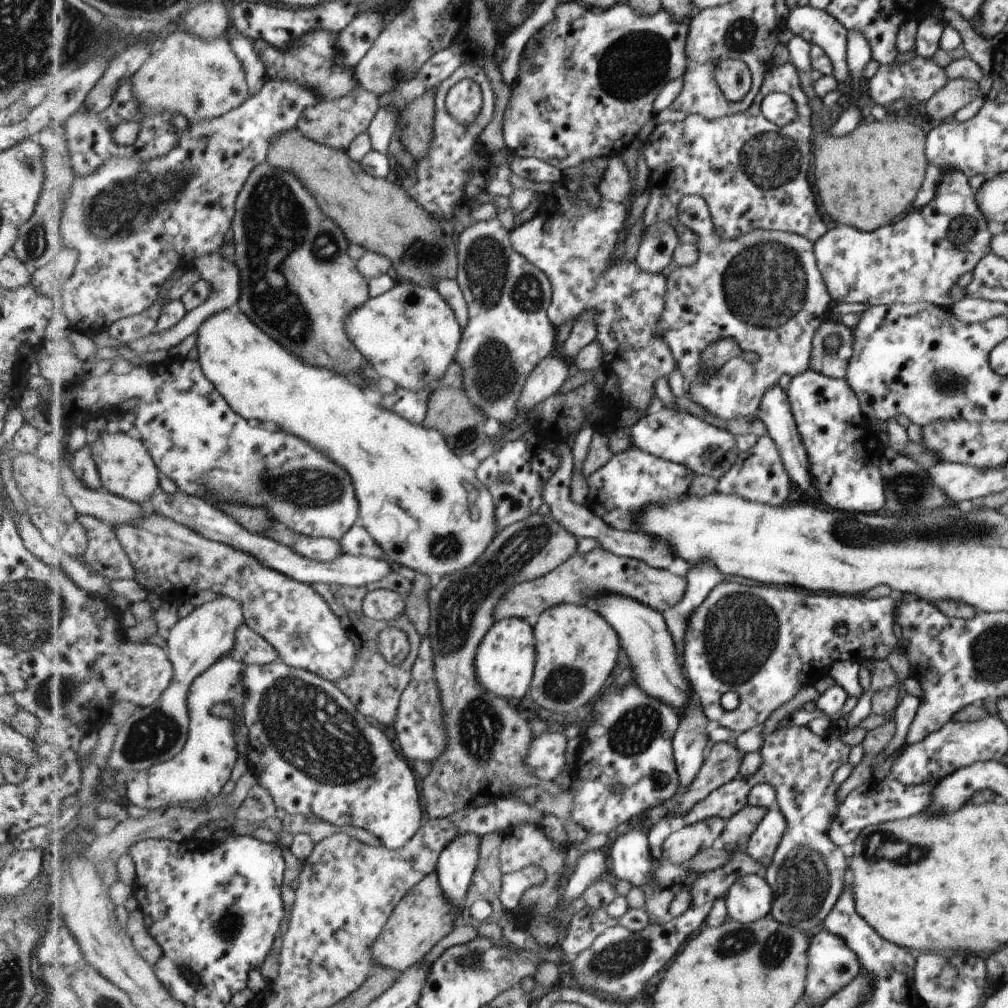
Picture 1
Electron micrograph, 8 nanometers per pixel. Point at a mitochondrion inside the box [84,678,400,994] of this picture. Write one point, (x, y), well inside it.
(156, 734)

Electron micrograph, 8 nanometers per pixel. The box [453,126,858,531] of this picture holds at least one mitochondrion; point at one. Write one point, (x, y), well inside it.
(766, 283)

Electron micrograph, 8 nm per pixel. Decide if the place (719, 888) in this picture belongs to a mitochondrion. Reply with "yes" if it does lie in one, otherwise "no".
no

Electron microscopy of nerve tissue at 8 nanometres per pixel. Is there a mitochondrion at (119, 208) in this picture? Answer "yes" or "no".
yes

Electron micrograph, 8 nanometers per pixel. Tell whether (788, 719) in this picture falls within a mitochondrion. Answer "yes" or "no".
no

